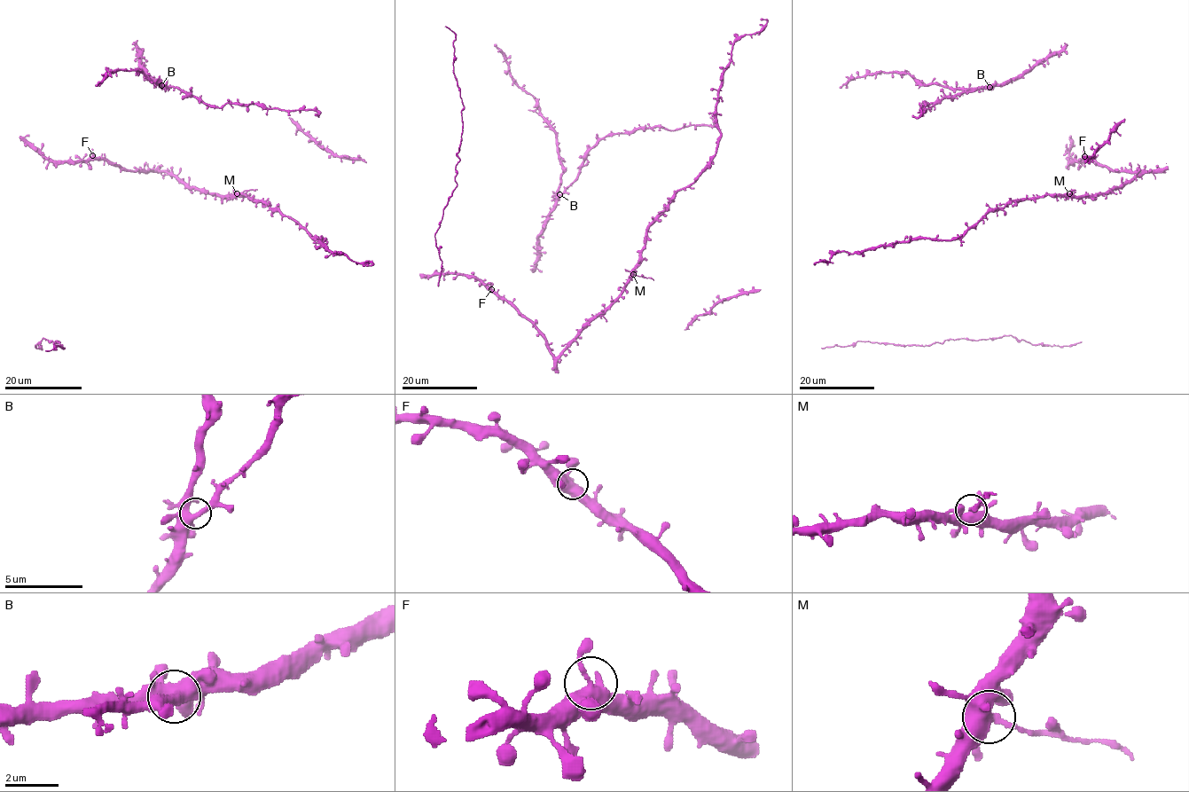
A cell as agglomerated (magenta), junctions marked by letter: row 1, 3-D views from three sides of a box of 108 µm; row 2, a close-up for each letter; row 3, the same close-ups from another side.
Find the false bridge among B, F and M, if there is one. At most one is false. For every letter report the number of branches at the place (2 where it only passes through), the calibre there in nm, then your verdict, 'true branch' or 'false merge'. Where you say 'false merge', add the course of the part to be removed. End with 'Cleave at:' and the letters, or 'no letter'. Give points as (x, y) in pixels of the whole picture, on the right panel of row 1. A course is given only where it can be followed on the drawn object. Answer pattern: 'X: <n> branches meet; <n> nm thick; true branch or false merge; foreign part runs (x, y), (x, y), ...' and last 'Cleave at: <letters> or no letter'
B: 2 branches meet; 460 nm thick; true branch
F: 2 branches meet; 440 nm thick; true branch
M: 2 branches meet; 480 nm thick; false merge
Cleave at: M

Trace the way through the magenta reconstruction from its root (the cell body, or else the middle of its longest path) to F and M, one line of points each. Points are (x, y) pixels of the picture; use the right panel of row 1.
F: (1095, 160), (1089, 160), (1084, 156)
M: (1095, 160), (1116, 171), (1152, 171), (1138, 173), (1126, 184), (1092, 196), (1069, 193)

